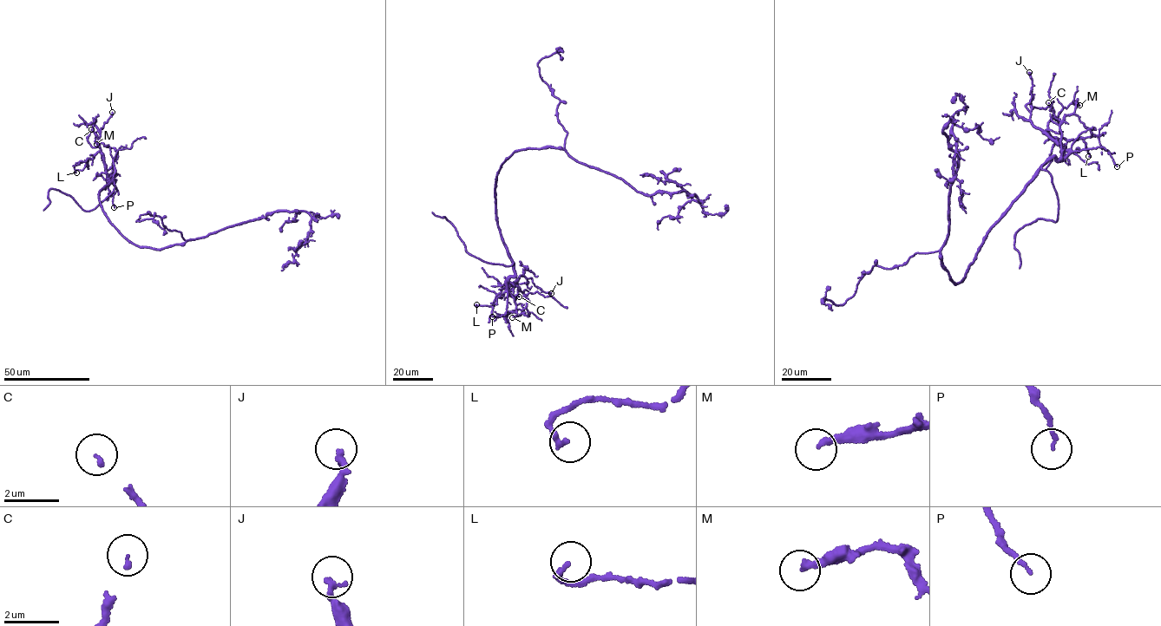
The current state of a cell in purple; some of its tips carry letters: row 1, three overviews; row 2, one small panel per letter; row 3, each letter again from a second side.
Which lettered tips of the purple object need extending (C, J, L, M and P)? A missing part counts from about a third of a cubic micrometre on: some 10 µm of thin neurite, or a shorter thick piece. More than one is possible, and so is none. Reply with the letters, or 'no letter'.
C, M

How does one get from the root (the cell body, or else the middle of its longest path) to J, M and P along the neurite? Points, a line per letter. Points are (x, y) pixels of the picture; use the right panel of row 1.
J: (955, 284), (965, 276), (991, 225), (1047, 160), (1068, 153), (1030, 120), (1026, 106), (1033, 85), (1029, 72)
M: (955, 284), (965, 276), (991, 225), (1047, 160), (1060, 156), (1059, 126), (1073, 112), (1078, 100), (1079, 105)
P: (955, 284), (965, 276), (988, 230), (1047, 160), (1101, 146), (1117, 166)

